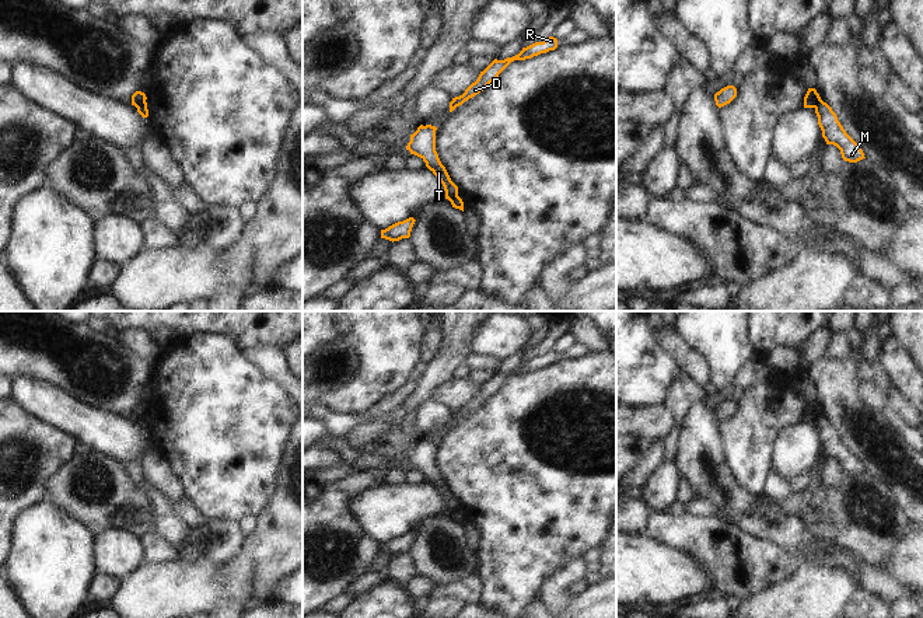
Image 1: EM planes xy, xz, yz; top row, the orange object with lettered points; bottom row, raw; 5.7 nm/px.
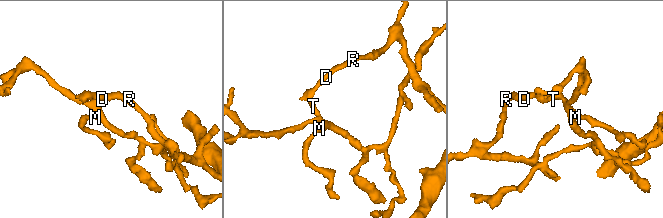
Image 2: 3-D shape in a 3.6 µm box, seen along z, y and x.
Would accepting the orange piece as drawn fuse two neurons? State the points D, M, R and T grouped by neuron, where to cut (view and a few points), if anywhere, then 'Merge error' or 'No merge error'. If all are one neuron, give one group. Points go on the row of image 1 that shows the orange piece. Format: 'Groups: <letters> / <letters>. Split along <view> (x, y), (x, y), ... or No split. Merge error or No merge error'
Groups: D R T / M. Split along xy (144, 100), (136, 107). Merge error.

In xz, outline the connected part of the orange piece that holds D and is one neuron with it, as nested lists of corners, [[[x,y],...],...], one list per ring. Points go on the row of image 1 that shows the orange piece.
[[[549,36],[543,42],[535,42],[513,56],[504,60],[494,59],[483,71],[480,71],[478,80],[472,83],[462,95],[452,98],[450,102],[450,112],[452,112],[457,107],[462,105],[469,98],[475,97],[480,91],[483,91],[493,80],[499,77],[499,74],[514,60],[525,60],[541,53],[546,53],[549,50],[555,50],[557,48],[557,39]]]

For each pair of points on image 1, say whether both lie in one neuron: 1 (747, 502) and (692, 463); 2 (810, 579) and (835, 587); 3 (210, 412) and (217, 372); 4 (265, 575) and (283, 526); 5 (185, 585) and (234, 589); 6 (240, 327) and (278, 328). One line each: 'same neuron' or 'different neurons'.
1: same neuron
2: same neuron
3: same neuron
4: same neuron
5: same neuron
6: same neuron

